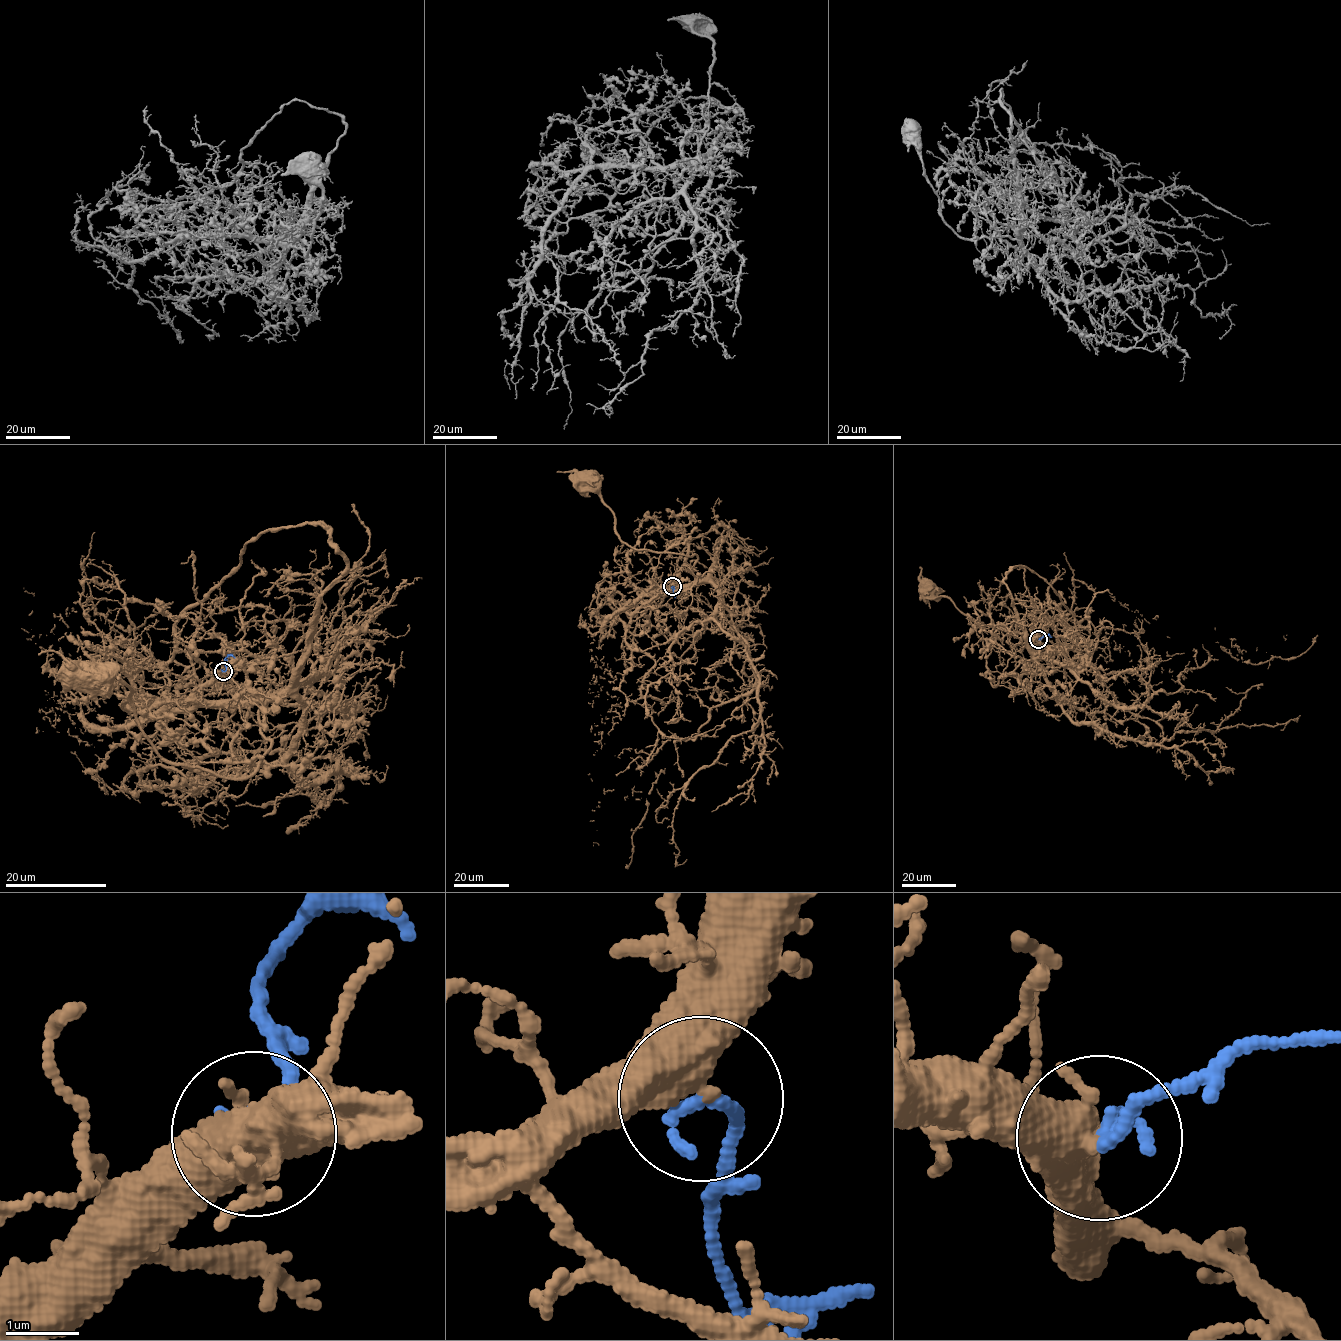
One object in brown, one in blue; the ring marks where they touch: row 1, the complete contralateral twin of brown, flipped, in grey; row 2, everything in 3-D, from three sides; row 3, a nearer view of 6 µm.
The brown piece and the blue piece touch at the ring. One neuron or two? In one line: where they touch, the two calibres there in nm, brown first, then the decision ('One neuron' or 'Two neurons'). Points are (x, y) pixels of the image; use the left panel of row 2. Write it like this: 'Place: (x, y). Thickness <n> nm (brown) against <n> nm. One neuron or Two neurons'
Place: (223, 671). Thickness 700 nm (brown) against 200 nm. One neuron

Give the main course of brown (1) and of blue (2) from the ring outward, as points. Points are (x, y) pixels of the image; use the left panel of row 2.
1: (224, 671), (195, 695), (263, 703), (271, 744), (251, 775), (170, 763), (139, 722), (133, 688), (93, 675)
2: (224, 671), (223, 660), (227, 656), (235, 658)

